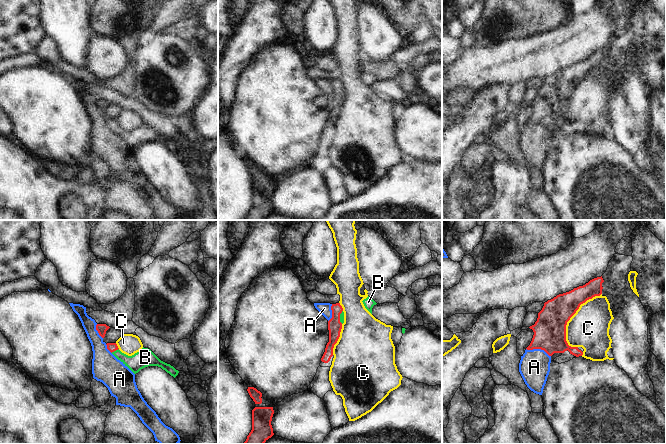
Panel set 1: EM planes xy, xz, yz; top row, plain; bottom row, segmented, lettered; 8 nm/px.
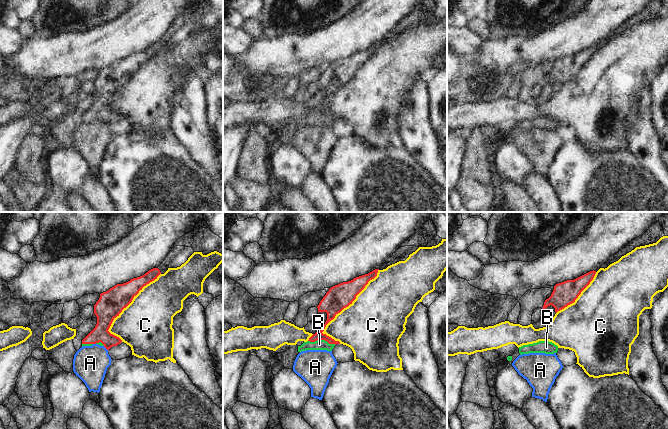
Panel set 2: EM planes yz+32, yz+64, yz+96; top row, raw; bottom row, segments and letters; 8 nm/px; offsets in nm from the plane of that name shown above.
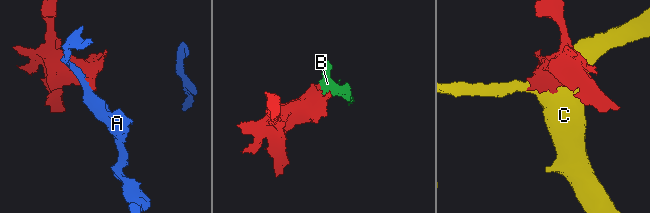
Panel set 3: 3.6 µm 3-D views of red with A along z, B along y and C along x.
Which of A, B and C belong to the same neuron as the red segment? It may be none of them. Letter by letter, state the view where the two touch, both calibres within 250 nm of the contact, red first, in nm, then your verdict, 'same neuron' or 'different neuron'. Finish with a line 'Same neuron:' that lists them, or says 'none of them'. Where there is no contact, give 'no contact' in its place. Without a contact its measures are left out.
A: contact in yz; calibres 260 and 260 nm; different neuron
B: contact in xy; calibres 70 and 140 nm; same neuron
C: contact in yz; calibres 260 and 320 nm; different neuron
Same neuron: B

